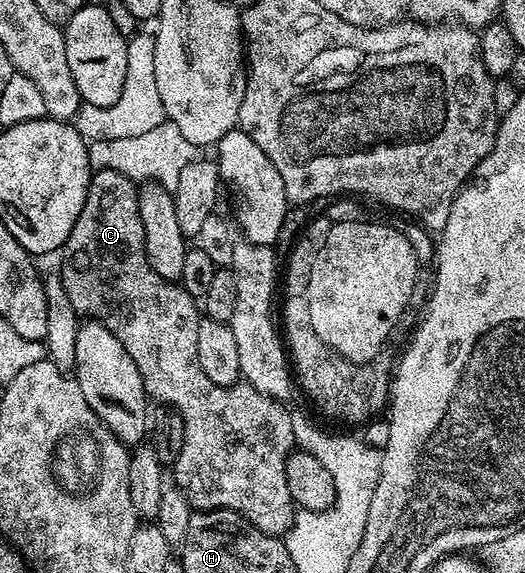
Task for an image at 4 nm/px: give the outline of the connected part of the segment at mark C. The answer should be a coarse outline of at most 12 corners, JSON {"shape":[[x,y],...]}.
{"shape":[[96,169],[63,245],[80,318],[175,409],[174,484],[274,537],[297,512],[282,401],[213,383],[200,306],[153,271],[139,190]]}

